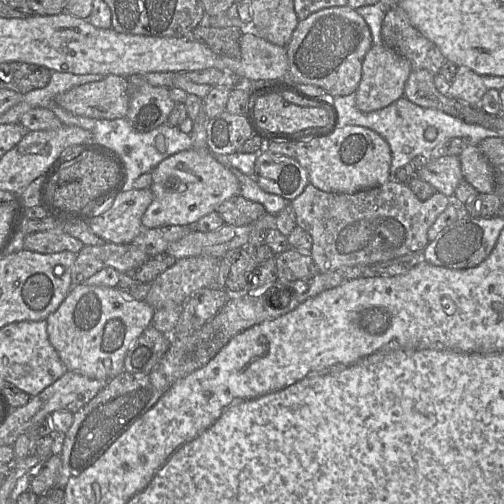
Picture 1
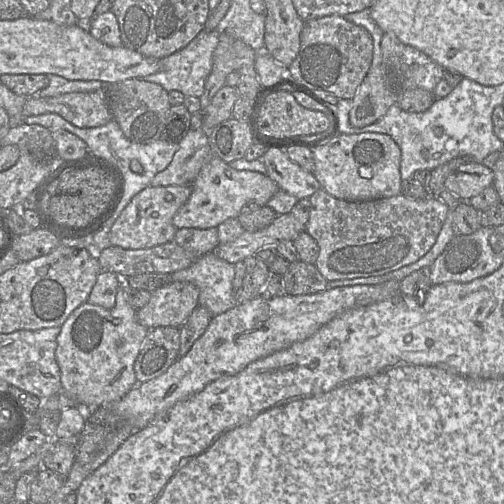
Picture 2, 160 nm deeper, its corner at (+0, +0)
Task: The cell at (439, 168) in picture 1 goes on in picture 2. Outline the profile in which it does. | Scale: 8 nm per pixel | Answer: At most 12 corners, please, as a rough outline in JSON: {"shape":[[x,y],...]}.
{"shape":[[483,163],[458,166],[445,188],[469,201],[493,186]]}

